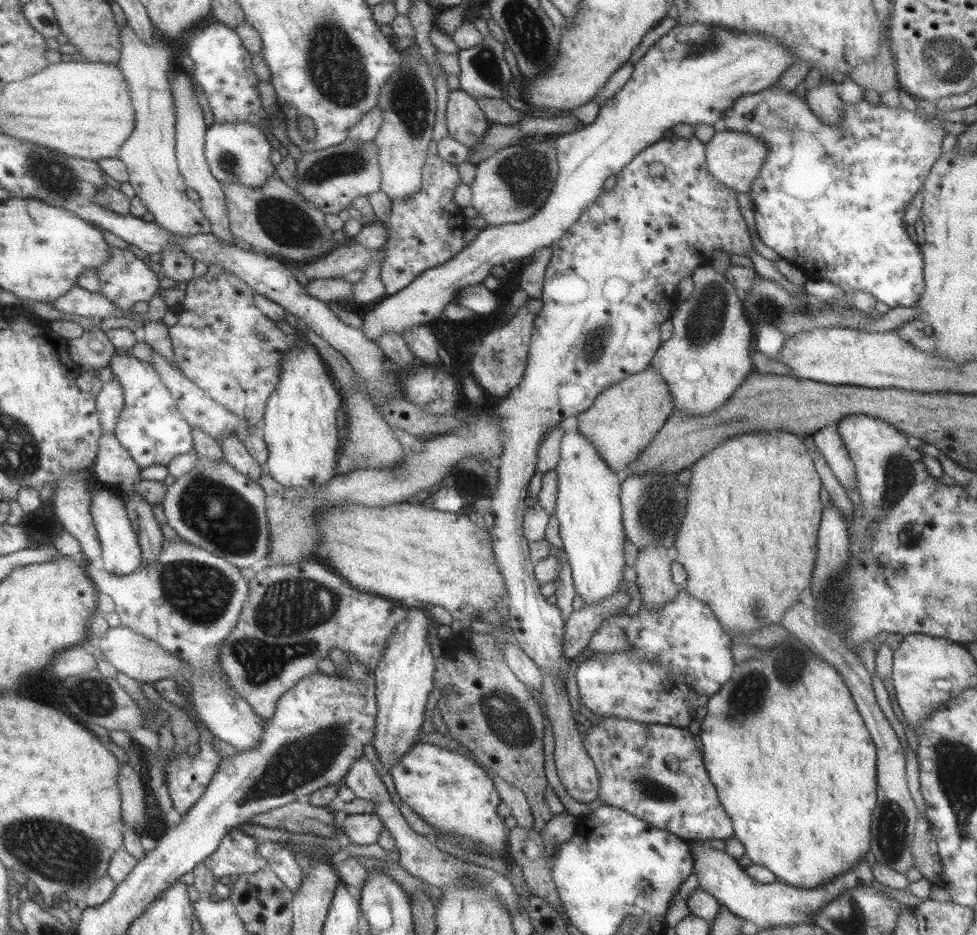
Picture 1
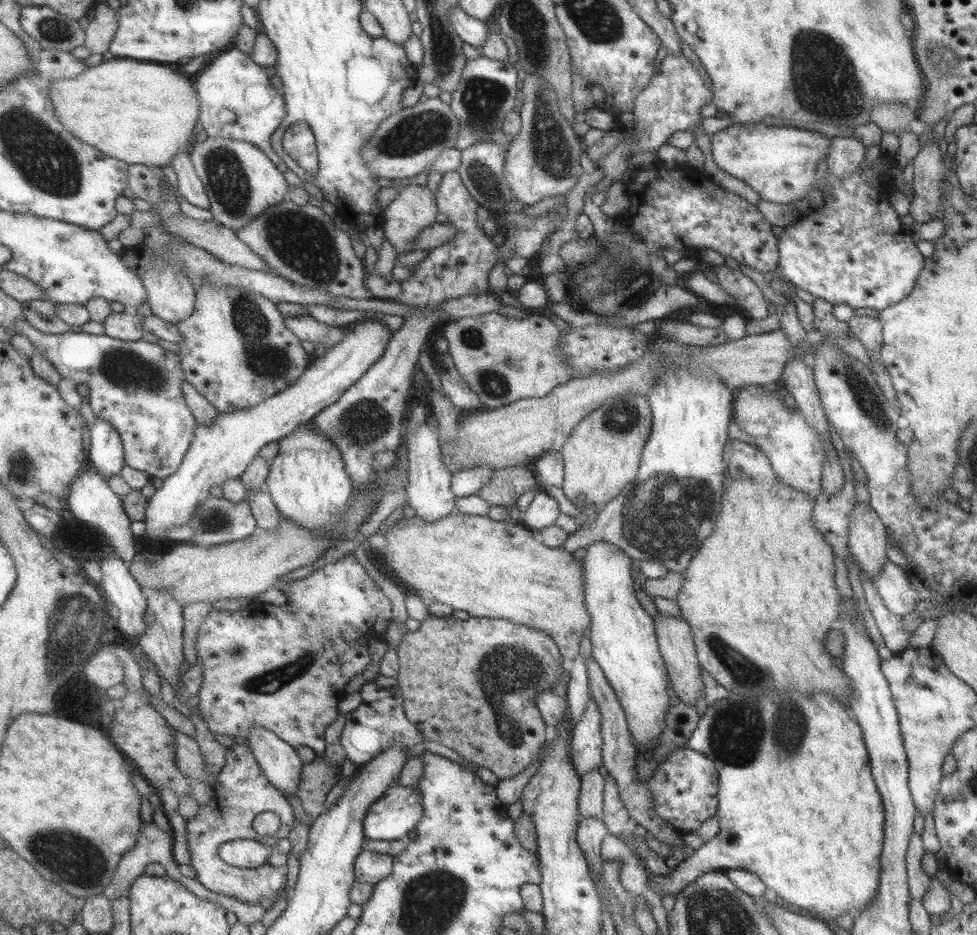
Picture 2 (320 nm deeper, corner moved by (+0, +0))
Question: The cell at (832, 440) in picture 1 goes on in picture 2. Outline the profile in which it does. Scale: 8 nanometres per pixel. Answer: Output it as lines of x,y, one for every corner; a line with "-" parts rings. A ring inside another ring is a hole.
855,501
850,512
848,550
871,582
875,581
881,567
888,561
885,555
886,537
886,526
877,513
869,506
857,505

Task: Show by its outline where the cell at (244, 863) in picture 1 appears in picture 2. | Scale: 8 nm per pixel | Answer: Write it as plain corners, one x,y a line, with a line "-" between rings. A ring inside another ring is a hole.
237,743
229,748
225,748
225,762
216,778
217,779
214,780
214,796
211,797
211,801
209,801
207,805
198,808
195,818
185,821
184,837
187,839
185,845
191,855
189,858
189,866
193,868
197,882
202,884
207,890
211,890
211,892
216,892
223,896
232,896
236,898
236,900
249,905
258,903
261,896
271,899
286,886
288,854
279,854
279,852
275,851
271,852
271,854
267,856
265,864
262,864
261,869
258,870
256,868
235,868
229,866
229,864
225,864
223,860
219,859
218,849
224,842
237,839
255,840
265,847
269,847
269,849
275,847
277,841
281,840
281,838
286,838
293,827
295,819
292,809
285,797
267,781
257,764
256,758
247,745
-
264,811
273,812
279,818
279,829
277,833
271,837
259,837
252,828
252,821
255,816

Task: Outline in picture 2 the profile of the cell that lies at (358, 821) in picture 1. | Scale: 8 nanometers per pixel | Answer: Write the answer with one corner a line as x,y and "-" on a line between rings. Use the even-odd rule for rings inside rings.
393,779
377,801
369,804
363,818
363,837
365,840
406,839
421,817
419,792
415,787
401,786

